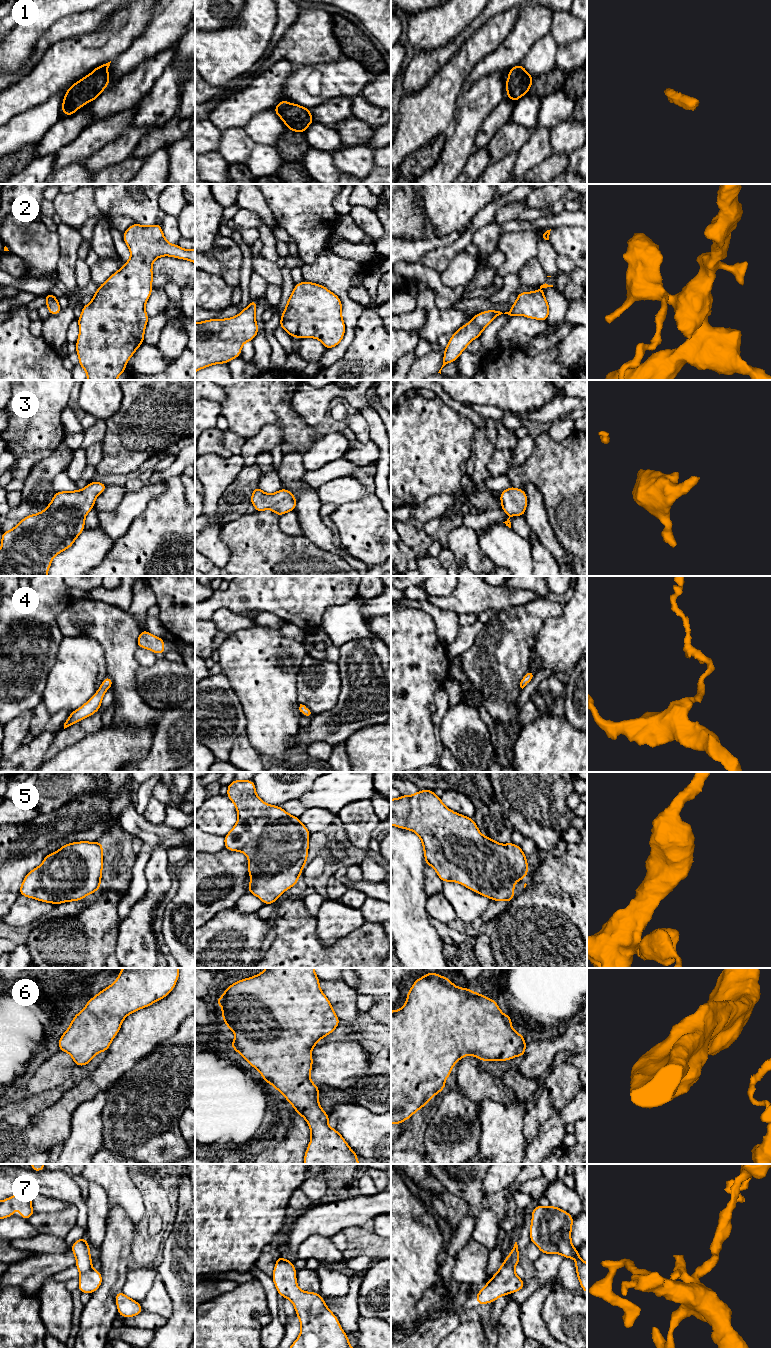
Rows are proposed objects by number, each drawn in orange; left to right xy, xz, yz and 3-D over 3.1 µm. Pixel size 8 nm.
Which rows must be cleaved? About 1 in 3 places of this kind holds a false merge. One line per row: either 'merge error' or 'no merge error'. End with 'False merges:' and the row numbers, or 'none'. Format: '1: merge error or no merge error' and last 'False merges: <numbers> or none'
1: no merge error
2: no merge error
3: no merge error
4: no merge error
5: no merge error
6: no merge error
7: no merge error
False merges: none

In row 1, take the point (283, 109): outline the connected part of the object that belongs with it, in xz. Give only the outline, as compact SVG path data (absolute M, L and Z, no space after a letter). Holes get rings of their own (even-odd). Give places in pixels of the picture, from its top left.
M283 99L273 109L273 111L283 120L289 130L304 133L307 127L314 122L310 109L298 104L288 104Z

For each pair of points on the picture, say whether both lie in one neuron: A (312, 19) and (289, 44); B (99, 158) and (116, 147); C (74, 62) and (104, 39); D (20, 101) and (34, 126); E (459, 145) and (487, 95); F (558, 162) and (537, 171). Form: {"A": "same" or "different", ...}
{"A": "same", "B": "same", "C": "same", "D": "different", "E": "same", "F": "same"}

